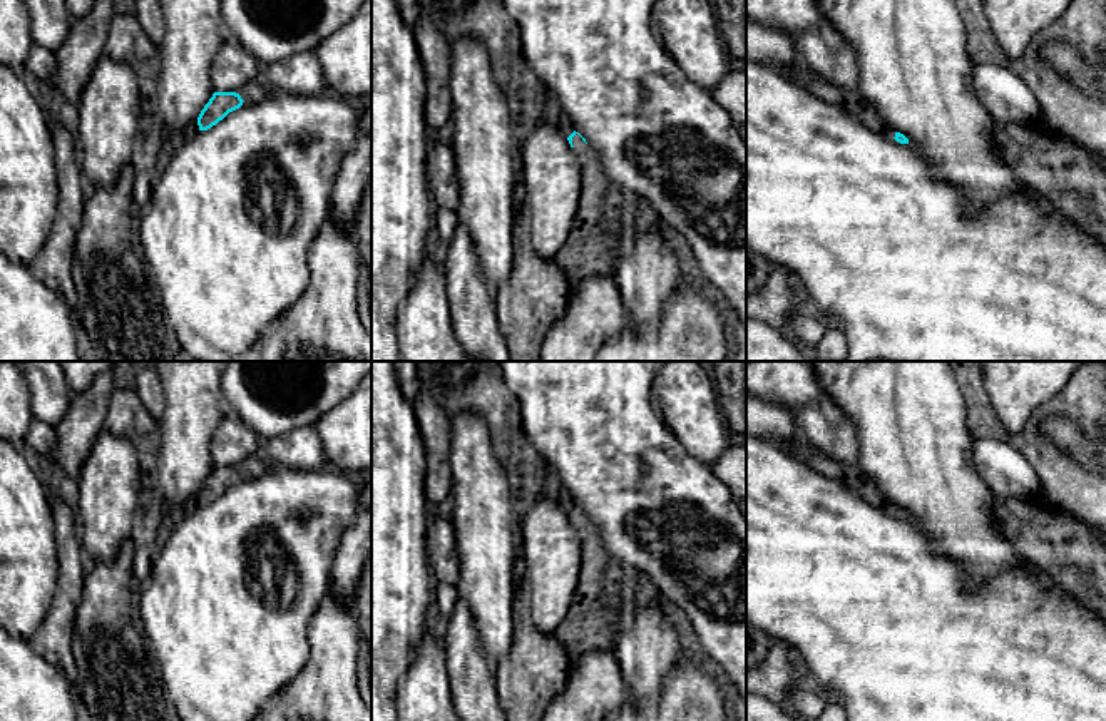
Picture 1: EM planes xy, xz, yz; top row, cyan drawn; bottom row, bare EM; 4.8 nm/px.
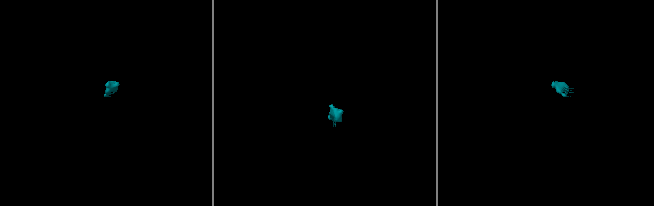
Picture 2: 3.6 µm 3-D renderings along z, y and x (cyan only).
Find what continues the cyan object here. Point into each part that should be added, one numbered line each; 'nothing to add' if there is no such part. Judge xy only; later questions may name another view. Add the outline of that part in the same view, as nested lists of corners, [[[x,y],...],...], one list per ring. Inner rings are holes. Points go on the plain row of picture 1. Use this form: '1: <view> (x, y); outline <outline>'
nothing to add

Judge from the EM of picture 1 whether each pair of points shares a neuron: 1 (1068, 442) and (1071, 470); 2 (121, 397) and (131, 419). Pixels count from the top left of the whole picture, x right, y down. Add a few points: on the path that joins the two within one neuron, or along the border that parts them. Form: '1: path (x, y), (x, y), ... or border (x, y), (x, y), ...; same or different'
1: border (1073, 457), (1088, 470); different
2: path (124, 402), (126, 414); same

